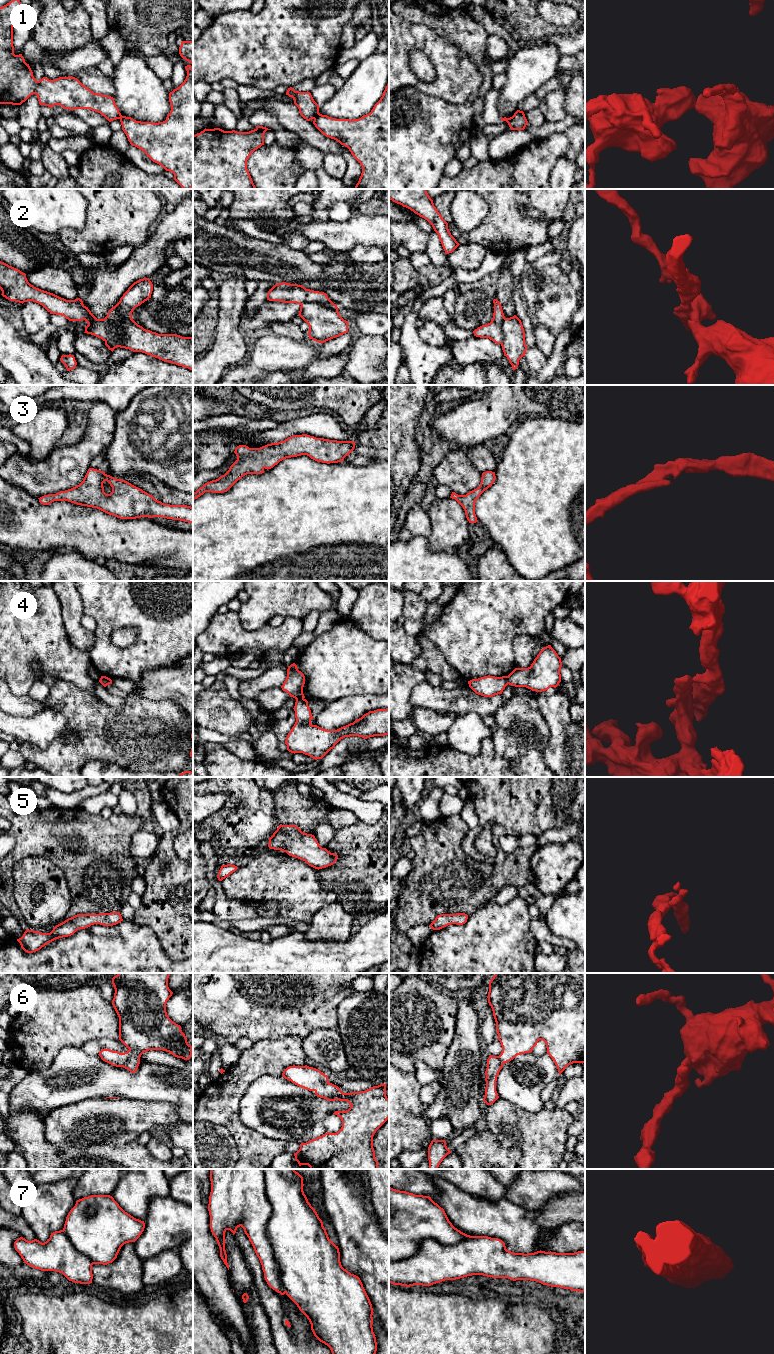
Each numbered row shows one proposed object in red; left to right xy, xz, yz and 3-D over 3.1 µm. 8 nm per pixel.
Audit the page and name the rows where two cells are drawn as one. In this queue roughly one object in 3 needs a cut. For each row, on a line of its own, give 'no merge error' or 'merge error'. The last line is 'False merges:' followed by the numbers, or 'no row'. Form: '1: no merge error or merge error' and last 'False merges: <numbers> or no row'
1: merge error
2: merge error
3: no merge error
4: merge error
5: no merge error
6: no merge error
7: merge error
False merges: 1, 2, 4, 7

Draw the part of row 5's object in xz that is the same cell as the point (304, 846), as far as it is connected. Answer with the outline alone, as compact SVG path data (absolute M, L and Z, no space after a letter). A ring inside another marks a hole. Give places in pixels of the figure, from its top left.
M280 824L269 838L268 847L286 852L318 870L333 865L338 858L337 854L322 848L314 835L302 832L293 824Z

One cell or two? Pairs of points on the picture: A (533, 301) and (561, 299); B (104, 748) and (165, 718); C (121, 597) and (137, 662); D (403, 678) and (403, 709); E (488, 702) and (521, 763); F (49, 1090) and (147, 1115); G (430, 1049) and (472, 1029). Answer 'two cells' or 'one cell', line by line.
A: one cell
B: one cell
C: one cell
D: one cell
E: two cells
F: two cells
G: two cells

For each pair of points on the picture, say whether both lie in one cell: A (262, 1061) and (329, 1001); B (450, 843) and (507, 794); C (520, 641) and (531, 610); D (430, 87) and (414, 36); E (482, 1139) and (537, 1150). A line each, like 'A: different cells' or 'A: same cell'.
A: different cells
B: different cells
C: different cells
D: same cell
E: different cells

